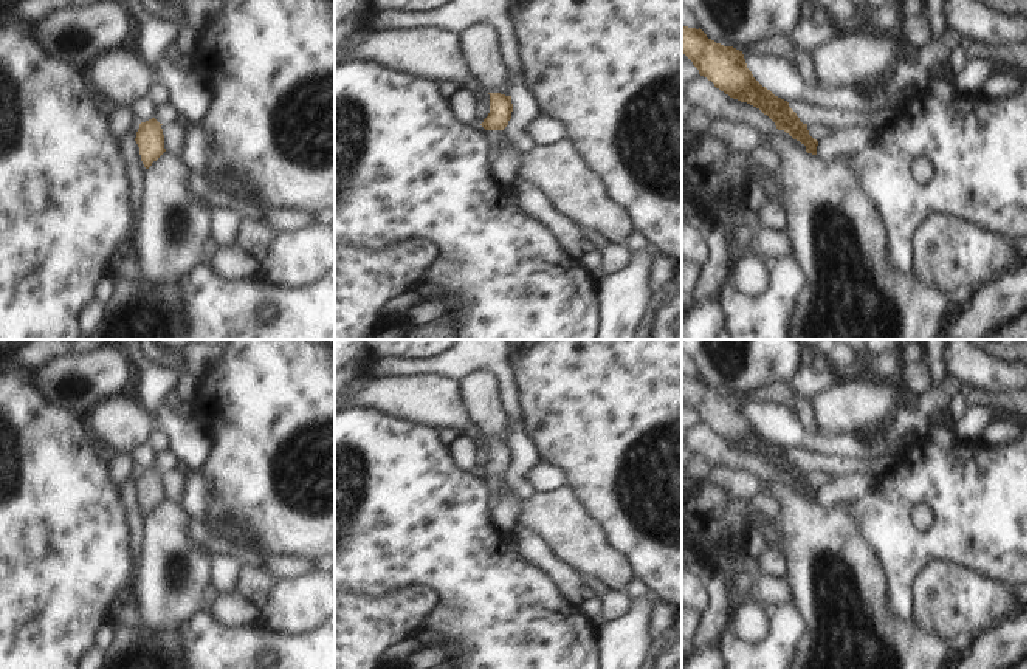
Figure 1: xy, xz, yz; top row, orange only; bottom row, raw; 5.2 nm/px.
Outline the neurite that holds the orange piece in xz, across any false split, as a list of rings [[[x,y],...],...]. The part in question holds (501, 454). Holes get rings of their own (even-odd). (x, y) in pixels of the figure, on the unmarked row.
[[[501,440],[490,441],[490,460],[480,471],[485,477],[504,477],[511,466],[513,451],[511,443]]]

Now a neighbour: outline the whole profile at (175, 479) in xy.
[[[174,468],[167,472],[161,472],[163,482],[164,482],[164,496],[166,499],[175,499],[181,502],[183,499],[183,491],[186,486],[189,471],[181,469],[181,468]]]

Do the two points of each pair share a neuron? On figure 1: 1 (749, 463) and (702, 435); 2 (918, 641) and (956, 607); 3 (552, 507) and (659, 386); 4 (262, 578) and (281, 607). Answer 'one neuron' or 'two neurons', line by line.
1: one neuron
2: two neurons
3: two neurons
4: two neurons

